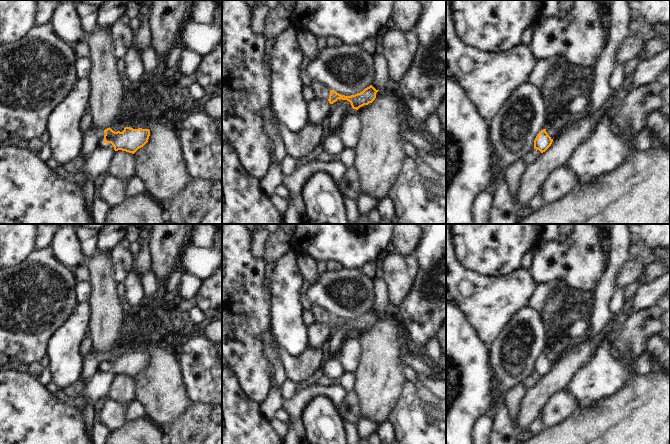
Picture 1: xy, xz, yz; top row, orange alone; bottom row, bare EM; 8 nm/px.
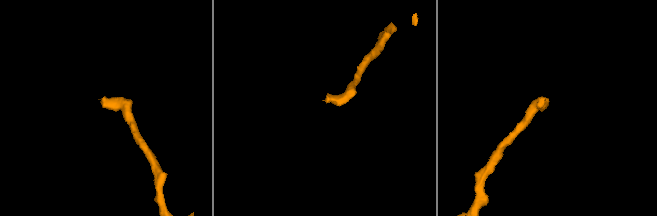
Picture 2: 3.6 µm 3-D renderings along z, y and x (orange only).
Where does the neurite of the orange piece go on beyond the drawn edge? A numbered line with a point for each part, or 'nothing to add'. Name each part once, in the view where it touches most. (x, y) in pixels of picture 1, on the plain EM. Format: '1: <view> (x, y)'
1: xy (92, 361)

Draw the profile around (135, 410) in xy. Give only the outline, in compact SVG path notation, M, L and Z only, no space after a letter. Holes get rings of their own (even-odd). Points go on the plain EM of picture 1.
M136 399L128 404L125 411L125 422L141 419L145 416L145 409Z

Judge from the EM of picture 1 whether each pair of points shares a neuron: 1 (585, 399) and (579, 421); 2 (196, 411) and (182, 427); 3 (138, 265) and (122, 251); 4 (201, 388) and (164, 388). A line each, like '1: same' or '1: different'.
1: different
2: same
3: different
4: different

